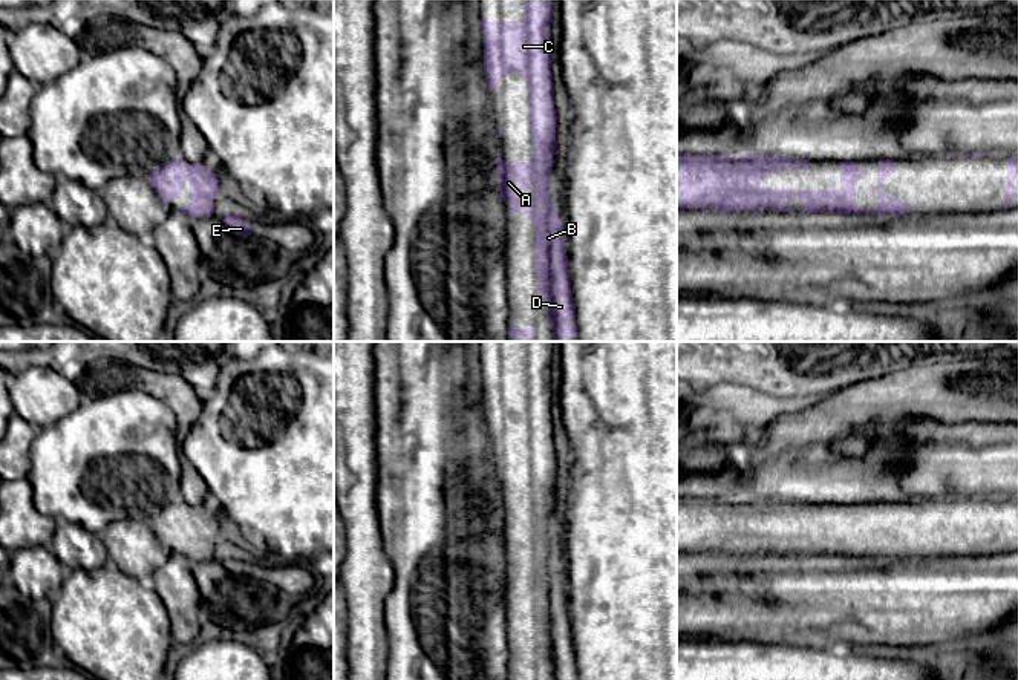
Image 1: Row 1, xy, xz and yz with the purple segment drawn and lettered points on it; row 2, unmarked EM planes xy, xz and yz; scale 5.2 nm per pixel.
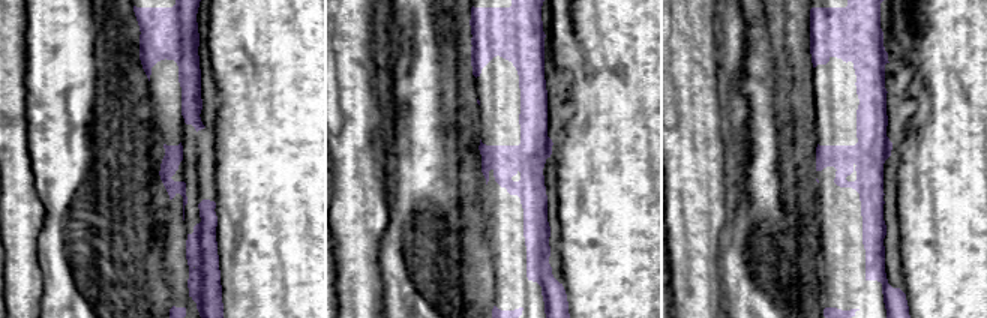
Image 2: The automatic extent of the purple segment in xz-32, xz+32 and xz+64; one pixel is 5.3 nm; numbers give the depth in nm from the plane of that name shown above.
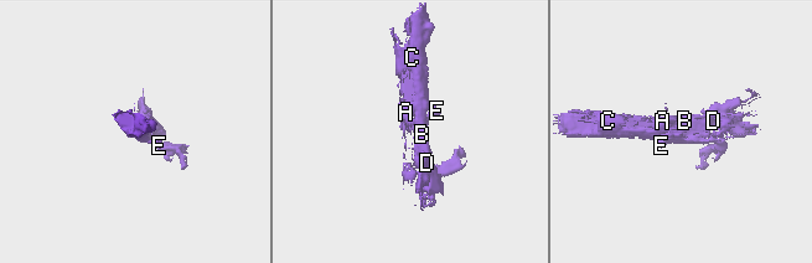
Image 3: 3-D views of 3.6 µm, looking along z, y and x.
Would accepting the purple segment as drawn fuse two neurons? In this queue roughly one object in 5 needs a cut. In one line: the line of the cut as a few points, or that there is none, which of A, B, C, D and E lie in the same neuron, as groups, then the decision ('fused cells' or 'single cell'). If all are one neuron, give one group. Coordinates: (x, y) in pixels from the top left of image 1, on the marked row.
cut none; groups A B C D E; single cell

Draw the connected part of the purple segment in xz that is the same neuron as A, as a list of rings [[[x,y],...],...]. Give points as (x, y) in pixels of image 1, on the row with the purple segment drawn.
[[[525,0],[524,5],[524,20],[522,21],[485,21],[479,18],[479,29],[482,32],[482,43],[484,43],[484,74],[488,84],[490,92],[499,84],[501,80],[505,78],[508,72],[514,72],[517,75],[522,75],[527,81],[528,87],[528,98],[530,98],[530,133],[533,136],[533,159],[530,162],[505,162],[499,158],[499,149],[498,149],[498,158],[496,158],[496,168],[499,173],[499,193],[504,199],[504,202],[513,208],[517,214],[530,214],[533,219],[533,225],[536,228],[536,274],[539,277],[539,300],[543,303],[543,308],[547,311],[547,320],[551,322],[551,329],[554,335],[554,342],[579,342],[577,338],[577,325],[576,325],[576,306],[573,302],[571,294],[571,282],[569,282],[569,271],[568,271],[568,256],[566,256],[566,233],[563,230],[562,219],[553,211],[553,199],[550,195],[550,178],[553,172],[553,155],[559,155],[557,150],[557,141],[556,141],[556,123],[557,115],[554,109],[554,83],[553,83],[553,61],[554,61],[554,52],[553,52],[553,43],[551,43],[551,23],[553,23],[553,14],[554,14],[554,0]]]

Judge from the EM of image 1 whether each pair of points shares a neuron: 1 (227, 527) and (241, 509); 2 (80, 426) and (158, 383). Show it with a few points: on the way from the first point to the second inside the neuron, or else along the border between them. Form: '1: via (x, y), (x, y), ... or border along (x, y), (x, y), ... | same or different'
1: border along (221, 506), (245, 541) | different
2: border along (159, 398), (172, 411), (176, 431) | different

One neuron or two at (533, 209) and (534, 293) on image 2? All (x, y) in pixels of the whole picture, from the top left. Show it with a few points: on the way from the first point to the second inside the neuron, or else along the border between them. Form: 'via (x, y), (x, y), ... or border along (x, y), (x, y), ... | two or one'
via (536, 230), (537, 272) | one

